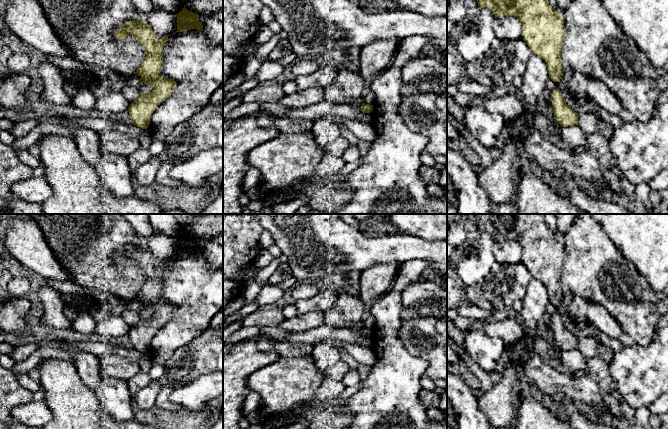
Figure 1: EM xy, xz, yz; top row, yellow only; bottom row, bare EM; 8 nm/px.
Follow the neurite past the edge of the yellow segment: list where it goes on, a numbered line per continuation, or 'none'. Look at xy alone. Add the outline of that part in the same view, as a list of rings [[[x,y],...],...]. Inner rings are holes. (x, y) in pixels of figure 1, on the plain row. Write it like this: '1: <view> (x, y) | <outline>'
none

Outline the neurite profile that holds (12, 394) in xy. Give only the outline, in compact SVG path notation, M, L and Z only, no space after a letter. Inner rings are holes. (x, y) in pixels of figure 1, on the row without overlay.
M0 366L0 429L41 429L26 426L11 415L11 410L32 401L32 392L23 388L10 369Z

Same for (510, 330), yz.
M514 314L502 321L474 324L470 330L478 330L489 336L500 337L505 345L510 345L526 338L526 329Z

